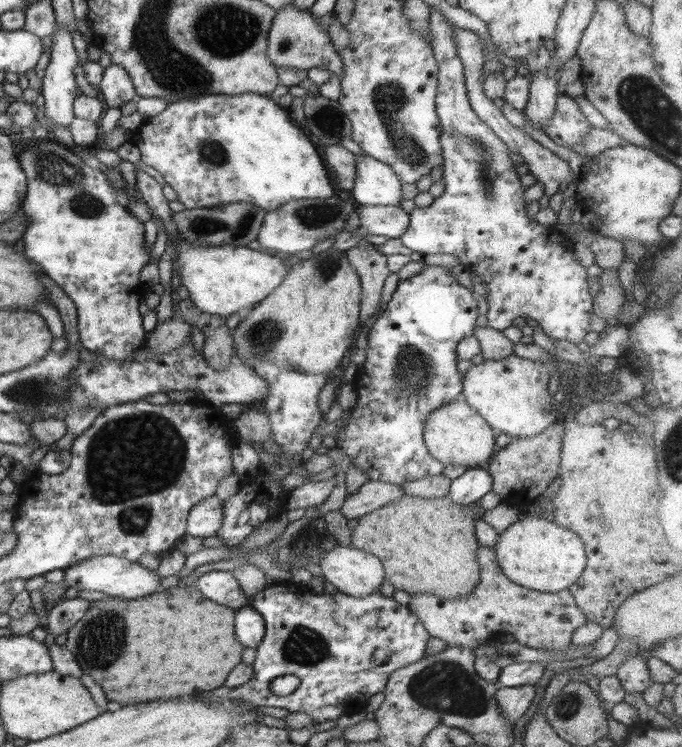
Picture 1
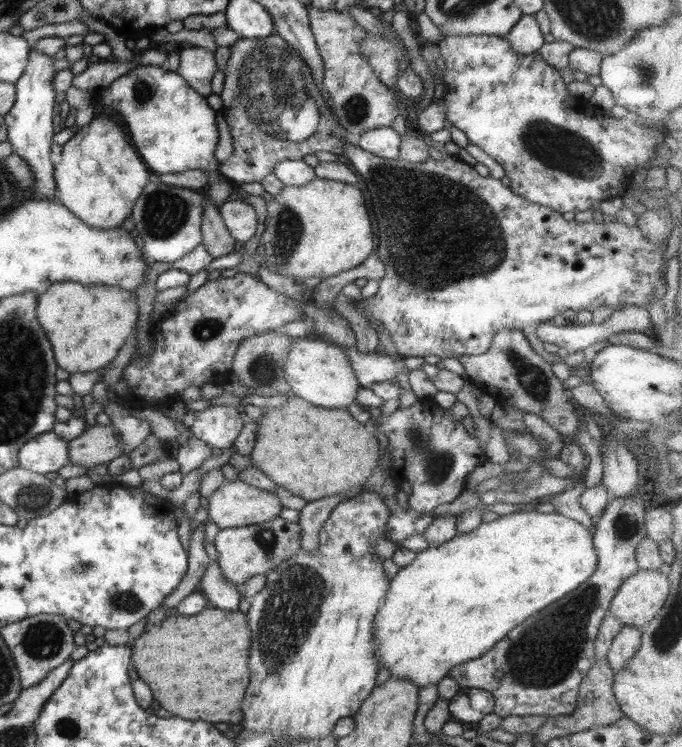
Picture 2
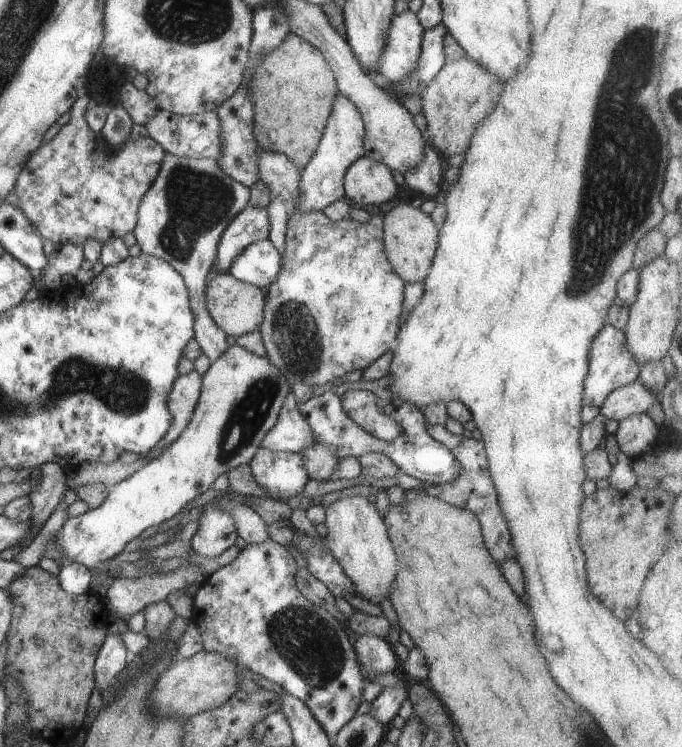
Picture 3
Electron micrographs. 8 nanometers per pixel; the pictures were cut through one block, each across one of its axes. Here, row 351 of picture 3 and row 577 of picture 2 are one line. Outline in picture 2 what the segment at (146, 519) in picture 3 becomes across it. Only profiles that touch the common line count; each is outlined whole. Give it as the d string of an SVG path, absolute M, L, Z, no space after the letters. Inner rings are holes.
M274 517L261 523L245 527L223 528L218 531L214 542L218 549L215 562L220 565L224 577L234 585L245 581L256 574L266 574L266 571L286 561L301 548L301 526L298 522L286 522L282 517Z

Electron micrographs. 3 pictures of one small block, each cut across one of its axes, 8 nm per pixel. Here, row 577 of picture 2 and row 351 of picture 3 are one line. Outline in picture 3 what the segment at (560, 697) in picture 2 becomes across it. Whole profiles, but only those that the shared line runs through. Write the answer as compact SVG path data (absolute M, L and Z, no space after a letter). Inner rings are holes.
M606 324L598 332L598 336L594 336L594 342L590 344L588 372L584 380L582 404L584 406L602 406L604 400L611 392L614 392L614 389L634 383L640 376L640 370L640 364L634 360L634 356L630 356L630 350L626 348L625 331Z

